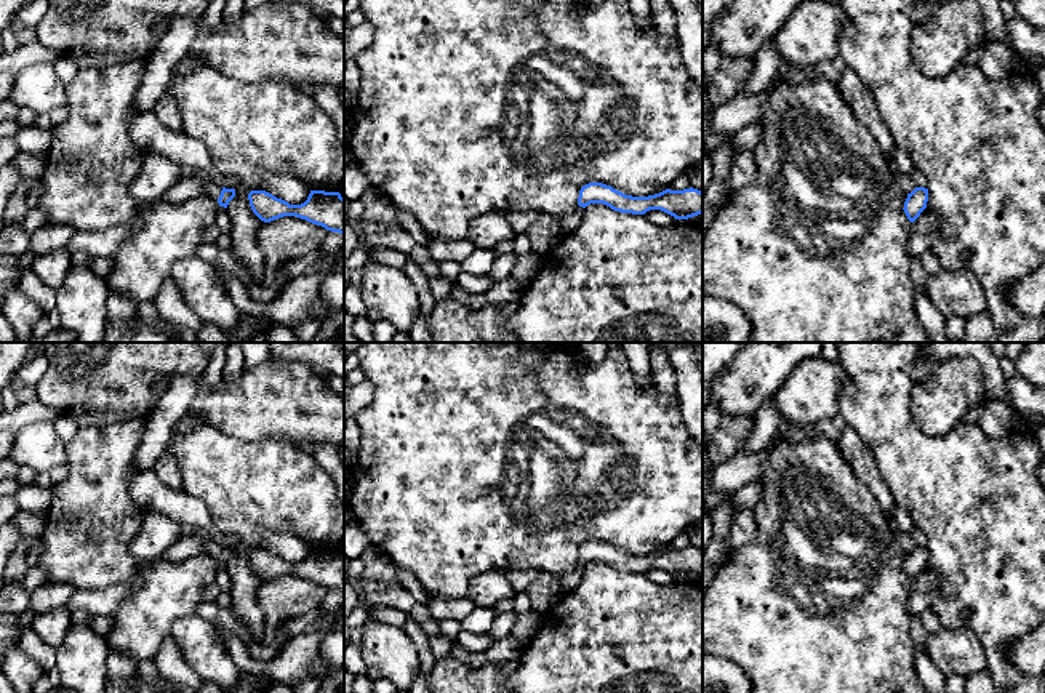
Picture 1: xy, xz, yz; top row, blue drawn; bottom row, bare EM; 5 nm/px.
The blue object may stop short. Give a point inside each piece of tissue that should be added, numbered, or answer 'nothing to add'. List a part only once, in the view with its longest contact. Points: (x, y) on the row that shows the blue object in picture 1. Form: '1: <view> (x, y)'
1: xy (210, 188)

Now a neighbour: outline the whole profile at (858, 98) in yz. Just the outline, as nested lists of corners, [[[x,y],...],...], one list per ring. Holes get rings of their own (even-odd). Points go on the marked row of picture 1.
[[[847,67],[835,85],[855,117],[871,131],[882,154],[888,157],[895,149],[891,133],[882,120],[872,94],[861,85],[859,77],[851,67]]]

